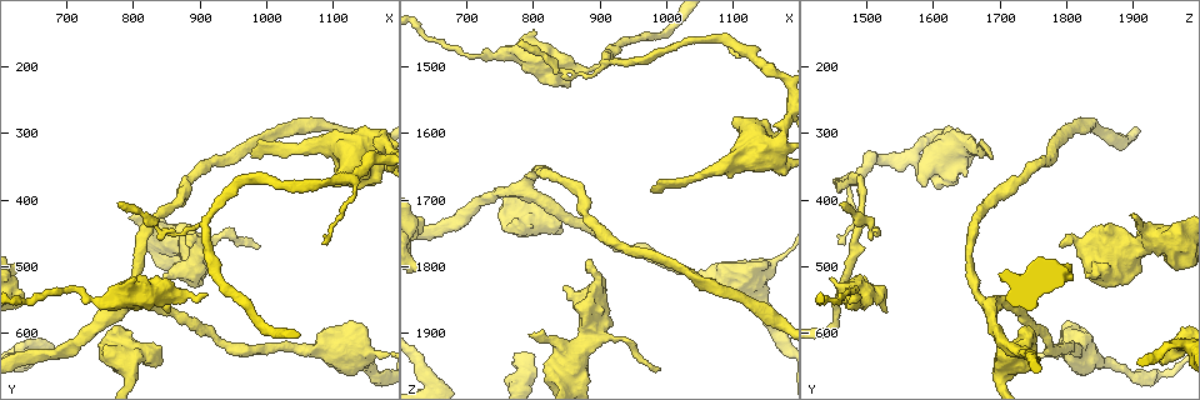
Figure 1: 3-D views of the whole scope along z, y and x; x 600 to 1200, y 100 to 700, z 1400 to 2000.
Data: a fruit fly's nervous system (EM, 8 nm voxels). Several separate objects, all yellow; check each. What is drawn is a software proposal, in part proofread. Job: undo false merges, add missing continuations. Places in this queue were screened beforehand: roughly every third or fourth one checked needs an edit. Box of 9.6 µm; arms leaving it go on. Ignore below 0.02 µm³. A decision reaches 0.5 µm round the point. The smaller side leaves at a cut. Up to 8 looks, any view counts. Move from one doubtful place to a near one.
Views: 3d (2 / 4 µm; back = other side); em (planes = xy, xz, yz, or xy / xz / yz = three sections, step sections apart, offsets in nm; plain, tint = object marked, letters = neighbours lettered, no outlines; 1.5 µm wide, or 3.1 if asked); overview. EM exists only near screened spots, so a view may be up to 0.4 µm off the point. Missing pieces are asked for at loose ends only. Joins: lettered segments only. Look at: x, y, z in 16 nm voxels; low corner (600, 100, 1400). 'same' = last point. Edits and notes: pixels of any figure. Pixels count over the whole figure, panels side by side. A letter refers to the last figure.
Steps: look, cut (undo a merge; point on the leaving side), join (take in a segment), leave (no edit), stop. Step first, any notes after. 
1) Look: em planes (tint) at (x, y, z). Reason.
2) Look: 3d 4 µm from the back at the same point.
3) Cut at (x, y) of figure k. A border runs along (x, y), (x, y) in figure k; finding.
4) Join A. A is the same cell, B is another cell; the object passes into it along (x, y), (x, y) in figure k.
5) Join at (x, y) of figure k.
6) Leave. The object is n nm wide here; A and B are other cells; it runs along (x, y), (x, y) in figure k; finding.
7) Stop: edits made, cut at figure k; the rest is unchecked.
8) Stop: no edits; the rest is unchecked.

Look: 3d 4 µm from the back at (790, 425, 1905). Free end.

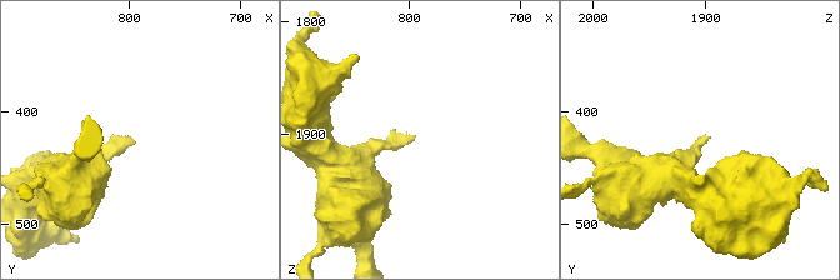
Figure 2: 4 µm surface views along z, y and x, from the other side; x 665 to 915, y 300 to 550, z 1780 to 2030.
Look: em planes (tint) at (794, 424, 1902). Now the EM.

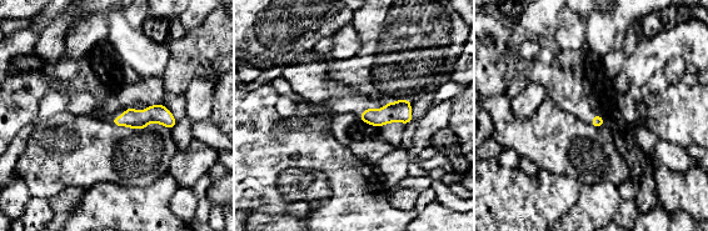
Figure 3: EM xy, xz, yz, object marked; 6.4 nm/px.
Look: em planes (letters) at the same point. What lies round it.

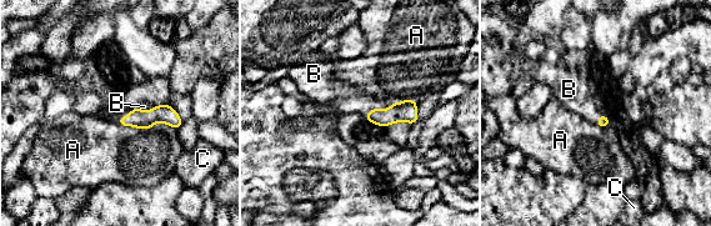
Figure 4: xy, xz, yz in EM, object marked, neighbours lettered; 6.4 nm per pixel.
Join B. B is the same cell, A and C are other cells; the object passes into it along (406, 111), (381, 110), (348, 99) in figure 4; it goes on there.

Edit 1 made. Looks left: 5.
Look: overview.

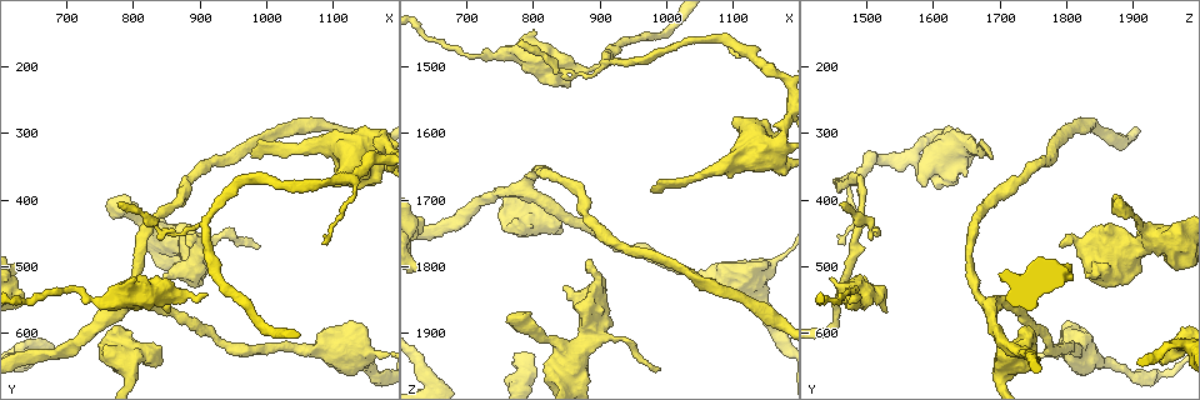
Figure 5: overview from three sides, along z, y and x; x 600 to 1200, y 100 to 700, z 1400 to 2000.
Look: 3d 2 µm at (855, 570, 1530). Free end.

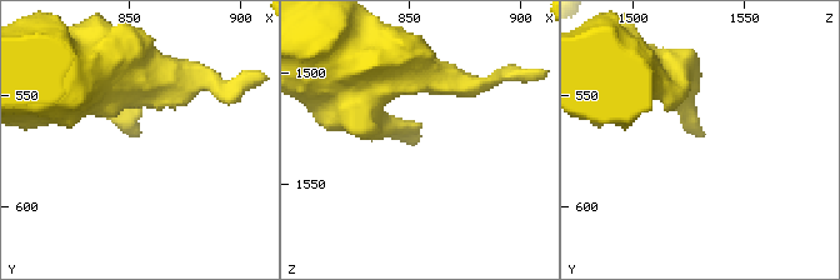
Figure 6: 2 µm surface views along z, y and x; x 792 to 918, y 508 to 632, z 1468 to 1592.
Look: em yz step 8 (tint) at (851, 569, 1530).

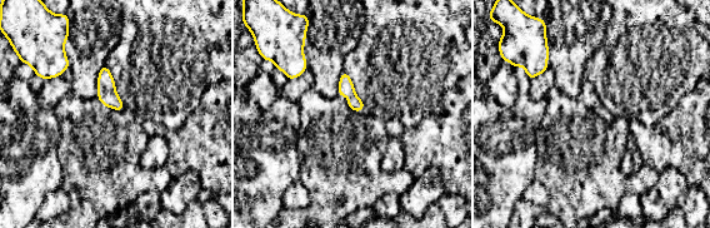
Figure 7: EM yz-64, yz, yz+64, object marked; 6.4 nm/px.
Look: em planes (letters) at the same point. Another direction.

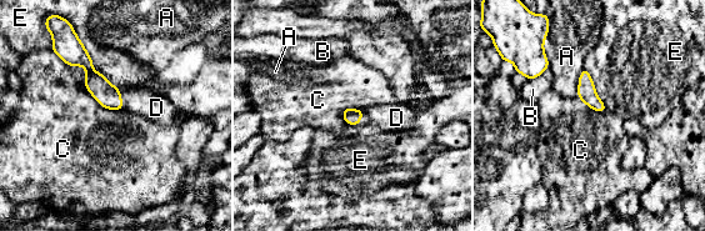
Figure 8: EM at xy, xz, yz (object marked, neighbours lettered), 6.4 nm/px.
Join D. D is the same cell, A, B, C and E are other cells; the object passes into it along (108, 95), (121, 100), (156, 108) in figure 8; the neuron continues.

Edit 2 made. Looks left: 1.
Look: em planes (letters) at (835, 645, 1755). Thick end.

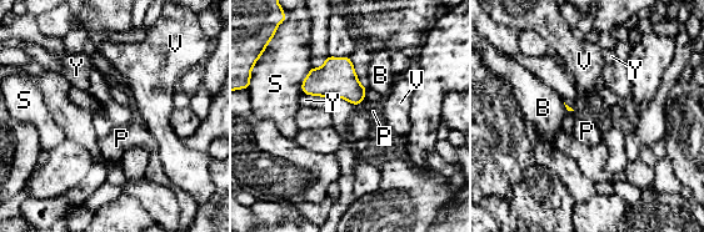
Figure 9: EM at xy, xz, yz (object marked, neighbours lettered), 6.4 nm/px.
Leave. B, P, S, V and Y are other cells; a border runs along (364, 97), (357, 106) in figure 9; no lettered segment goes on from it.

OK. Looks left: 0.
Stop: edits made, join at figure 4, join at figure 8; the rest is unchecked.

